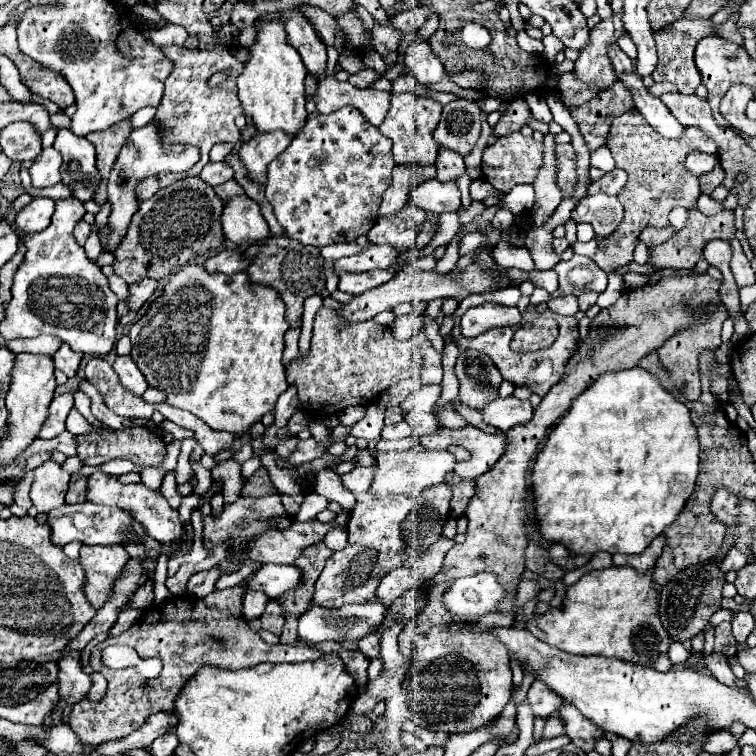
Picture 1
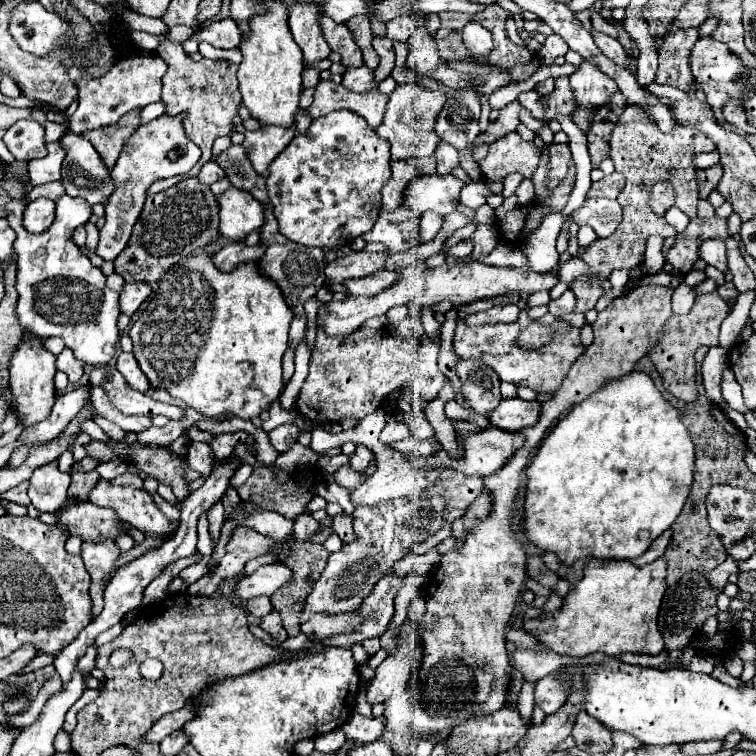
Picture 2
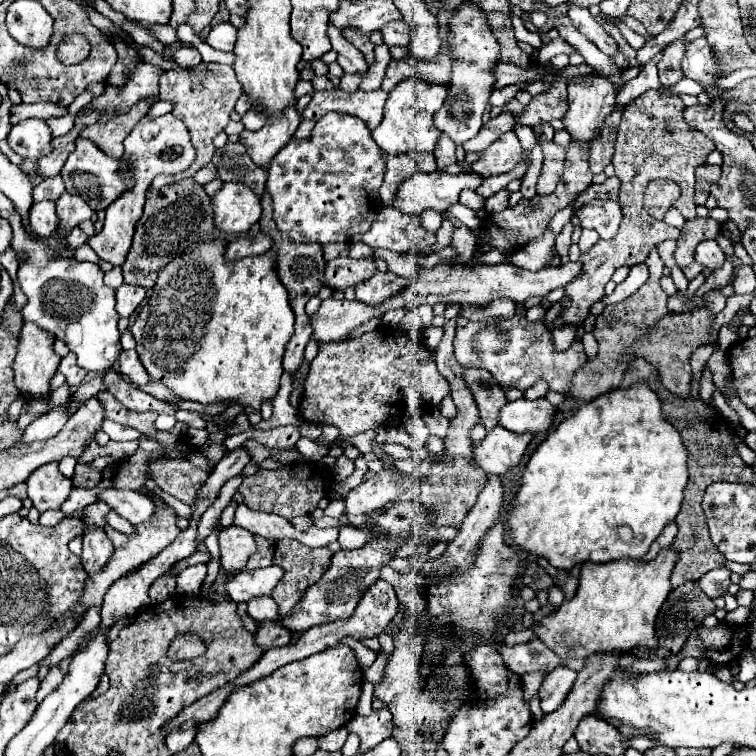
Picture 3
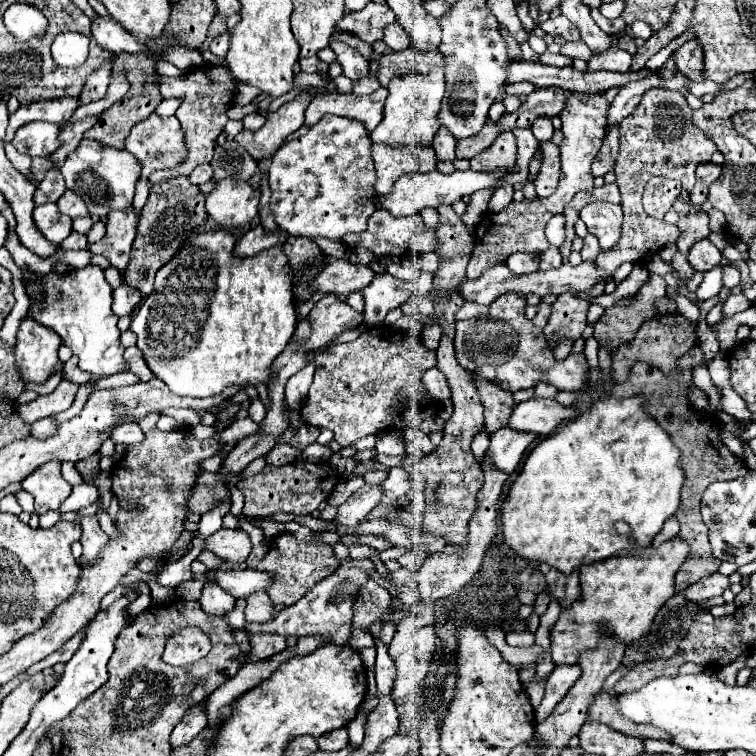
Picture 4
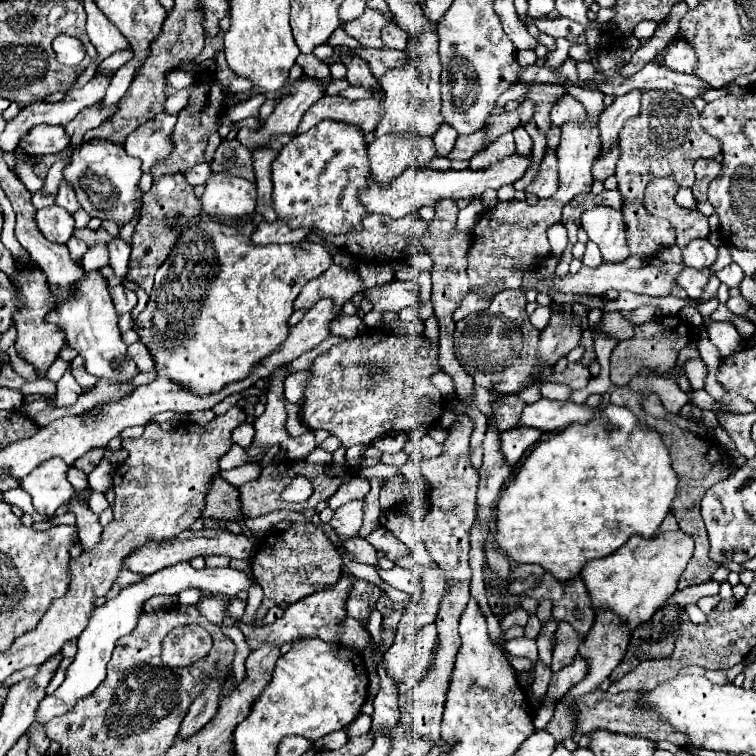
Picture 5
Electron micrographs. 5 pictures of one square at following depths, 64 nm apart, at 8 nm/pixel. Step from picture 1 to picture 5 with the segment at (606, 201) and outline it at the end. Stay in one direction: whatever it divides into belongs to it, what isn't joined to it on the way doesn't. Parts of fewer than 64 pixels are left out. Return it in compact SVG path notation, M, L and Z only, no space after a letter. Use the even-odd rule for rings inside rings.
M592 206L582 212L582 226L588 232L588 238L598 244L606 262L624 262L628 258L622 210Z

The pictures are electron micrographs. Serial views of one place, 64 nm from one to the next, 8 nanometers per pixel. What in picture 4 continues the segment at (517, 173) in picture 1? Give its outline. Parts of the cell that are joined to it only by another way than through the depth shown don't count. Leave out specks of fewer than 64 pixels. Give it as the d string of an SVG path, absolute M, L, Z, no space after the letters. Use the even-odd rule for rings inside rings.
M502 132L490 148L472 158L470 168L476 172L496 172L500 168L508 170L516 164L516 138L512 132Z

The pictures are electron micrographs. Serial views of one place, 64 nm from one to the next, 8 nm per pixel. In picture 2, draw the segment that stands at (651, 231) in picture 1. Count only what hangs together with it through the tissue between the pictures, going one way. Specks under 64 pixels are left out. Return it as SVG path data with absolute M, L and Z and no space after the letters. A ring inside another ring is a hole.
M650 236L646 241L645 262L649 274L660 272L665 264L665 258L662 255L664 238L660 236Z

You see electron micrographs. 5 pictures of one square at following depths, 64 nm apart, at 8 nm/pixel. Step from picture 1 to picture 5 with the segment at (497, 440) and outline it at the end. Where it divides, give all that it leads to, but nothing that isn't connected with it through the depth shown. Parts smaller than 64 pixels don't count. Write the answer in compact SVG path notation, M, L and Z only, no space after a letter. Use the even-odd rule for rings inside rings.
M518 426L512 430L504 430L500 432L500 452L504 456L504 462L512 468L518 464L518 460L522 458L522 454L540 438L540 430L538 428L526 428L526 426Z

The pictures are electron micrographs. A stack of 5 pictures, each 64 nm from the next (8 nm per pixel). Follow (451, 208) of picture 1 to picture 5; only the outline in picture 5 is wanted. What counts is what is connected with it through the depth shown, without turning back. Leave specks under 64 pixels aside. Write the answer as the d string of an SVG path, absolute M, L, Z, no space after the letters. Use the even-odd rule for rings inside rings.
M518 154L488 166L484 170L446 170L446 172L436 172L436 170L420 170L420 168L408 168L408 172L400 174L398 178L392 180L388 188L380 188L374 180L368 182L368 188L360 192L362 204L368 208L368 214L386 214L390 218L404 218L406 214L422 208L422 206L436 206L438 200L450 198L450 200L460 200L460 198L470 198L476 194L482 194L488 188L498 190L504 184L514 184L518 178L524 176L524 172L530 168L530 158L520 158Z

